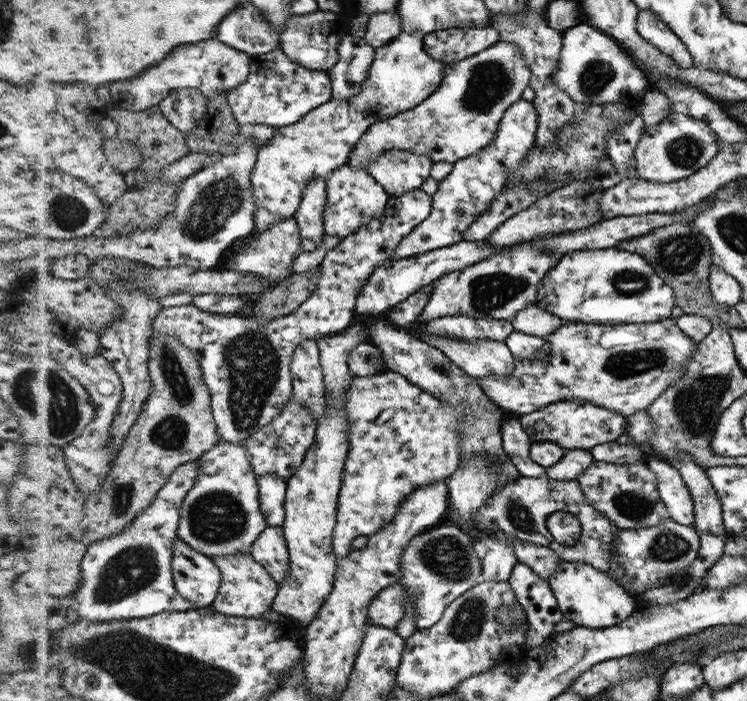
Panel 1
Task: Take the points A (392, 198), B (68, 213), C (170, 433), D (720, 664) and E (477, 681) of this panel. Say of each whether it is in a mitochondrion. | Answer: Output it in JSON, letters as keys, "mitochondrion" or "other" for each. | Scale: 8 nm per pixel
{"A":"other","B":"mitochondrion","C":"mitochondrion","D":"other","E":"other"}

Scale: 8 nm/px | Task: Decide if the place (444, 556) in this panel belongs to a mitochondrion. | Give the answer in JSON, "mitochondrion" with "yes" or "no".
{"mitochondrion":"yes"}

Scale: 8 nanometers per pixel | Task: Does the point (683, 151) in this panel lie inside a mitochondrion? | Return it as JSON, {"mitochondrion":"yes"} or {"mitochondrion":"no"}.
{"mitochondrion":"yes"}

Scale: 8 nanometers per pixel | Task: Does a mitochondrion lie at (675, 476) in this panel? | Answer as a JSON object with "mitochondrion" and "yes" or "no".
{"mitochondrion":"no"}

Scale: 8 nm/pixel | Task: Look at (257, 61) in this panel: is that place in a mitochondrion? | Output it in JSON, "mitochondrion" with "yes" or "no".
{"mitochondrion":"no"}

